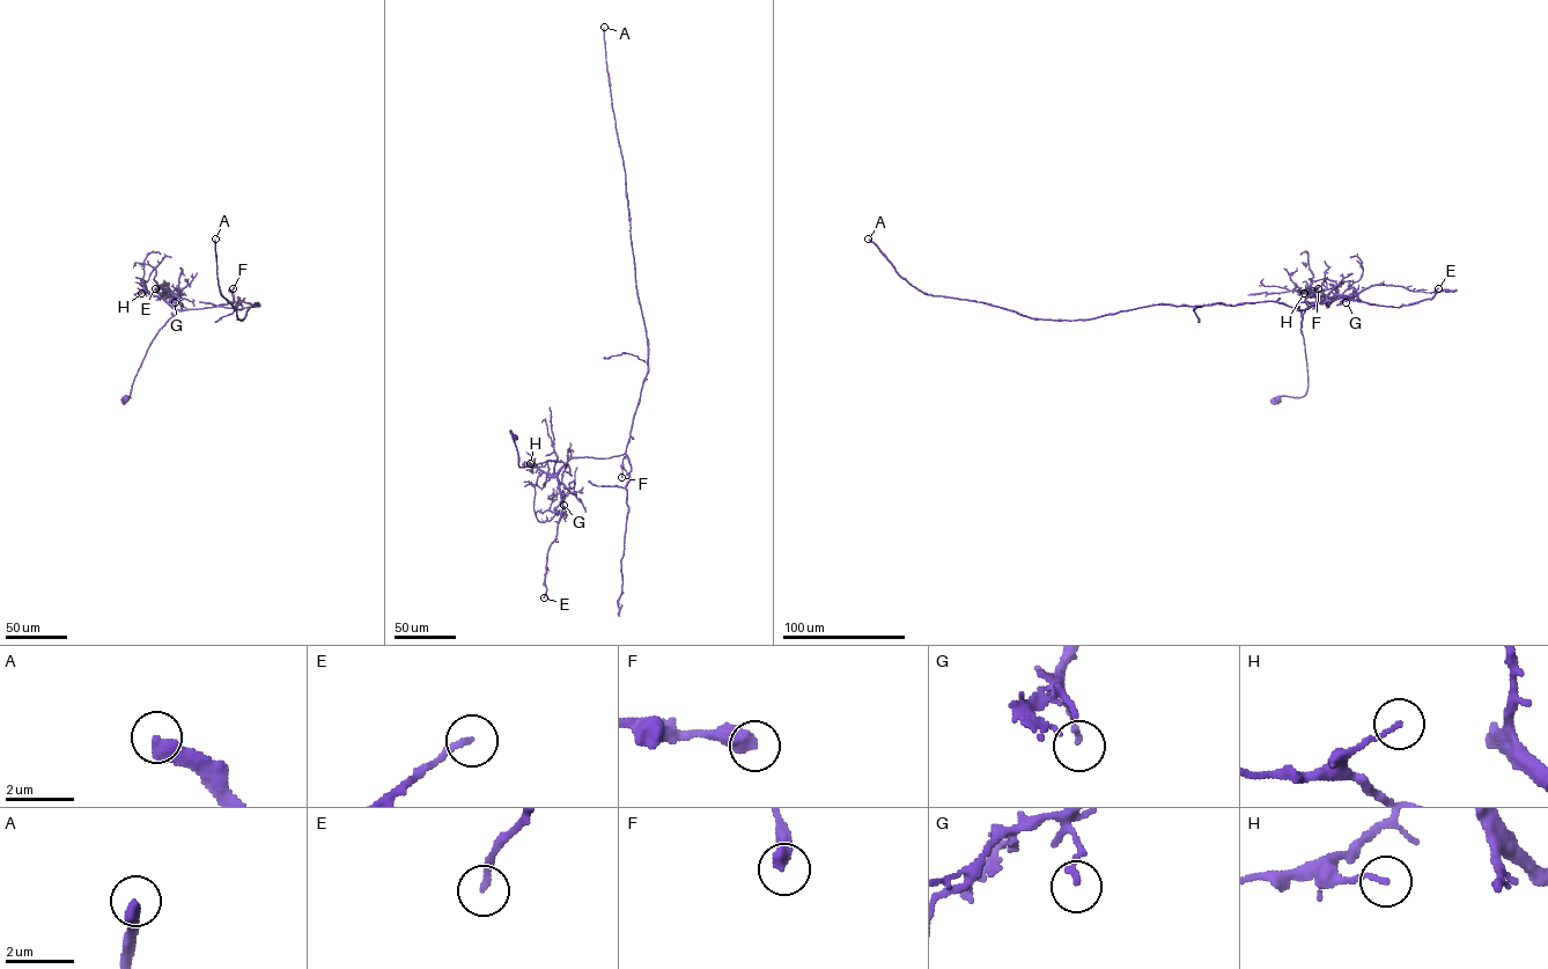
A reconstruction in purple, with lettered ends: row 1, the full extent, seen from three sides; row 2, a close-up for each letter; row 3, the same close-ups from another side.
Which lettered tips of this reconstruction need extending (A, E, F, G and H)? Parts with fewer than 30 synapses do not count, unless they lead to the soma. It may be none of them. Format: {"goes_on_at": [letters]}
{"goes_on_at": ["A"]}

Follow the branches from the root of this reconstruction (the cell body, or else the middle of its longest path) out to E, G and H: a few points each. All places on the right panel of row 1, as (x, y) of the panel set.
E: (1279, 398), (1306, 391), (1300, 329), (1306, 309), (1375, 285), (1428, 293), (1438, 288)
G: (1279, 398), (1300, 397), (1306, 391), (1300, 329), (1305, 310), (1336, 295), (1347, 296), (1346, 302)
H: (1279, 398), (1302, 397), (1307, 388), (1300, 321), (1305, 310), (1317, 299), (1305, 292), (1306, 287), (1304, 293)

